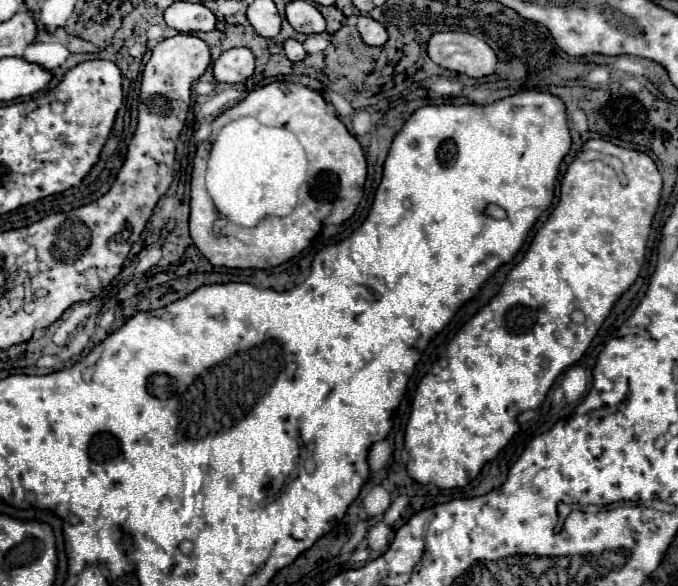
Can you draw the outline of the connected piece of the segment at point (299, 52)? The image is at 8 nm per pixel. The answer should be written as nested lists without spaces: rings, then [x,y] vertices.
[[[288,39],[284,41],[284,51],[286,51],[286,57],[292,61],[292,63],[298,63],[306,57],[306,51],[302,47],[302,43],[298,43],[296,39]]]

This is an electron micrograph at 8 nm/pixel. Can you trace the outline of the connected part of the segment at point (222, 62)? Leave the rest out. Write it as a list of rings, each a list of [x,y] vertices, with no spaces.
[[[234,47],[224,51],[212,65],[214,79],[218,83],[242,83],[254,73],[254,55],[246,47]]]

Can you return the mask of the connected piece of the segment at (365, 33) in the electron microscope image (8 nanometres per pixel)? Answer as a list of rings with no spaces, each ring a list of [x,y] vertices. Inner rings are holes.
[[[366,15],[358,17],[356,29],[358,29],[362,41],[366,45],[370,45],[370,47],[382,47],[386,43],[386,39],[388,39],[386,29],[380,23],[376,23],[372,17],[366,17]]]

